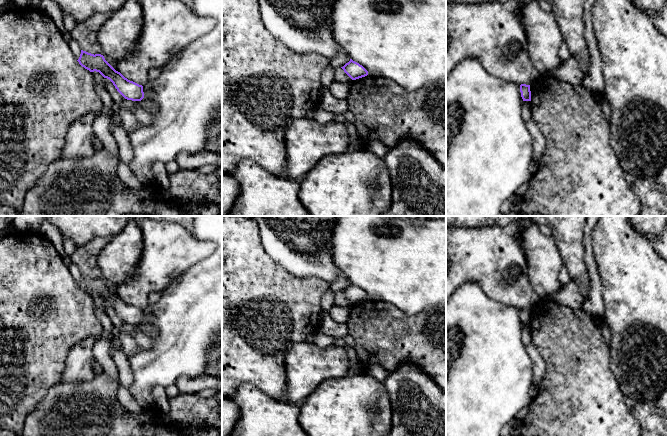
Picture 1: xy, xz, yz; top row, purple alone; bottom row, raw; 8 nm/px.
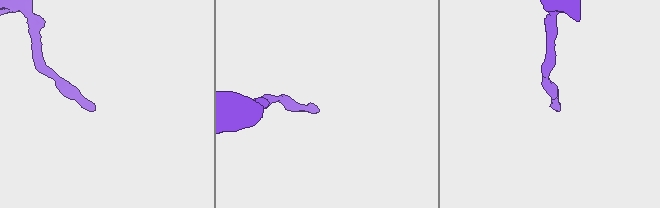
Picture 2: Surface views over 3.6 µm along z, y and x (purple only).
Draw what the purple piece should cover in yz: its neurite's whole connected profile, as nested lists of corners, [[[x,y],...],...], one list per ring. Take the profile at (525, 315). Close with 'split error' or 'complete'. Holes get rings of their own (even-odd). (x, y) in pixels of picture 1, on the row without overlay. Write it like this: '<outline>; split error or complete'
[[[521,308],[520,316],[521,316],[521,321],[523,325],[531,325],[530,309]]]; complete

